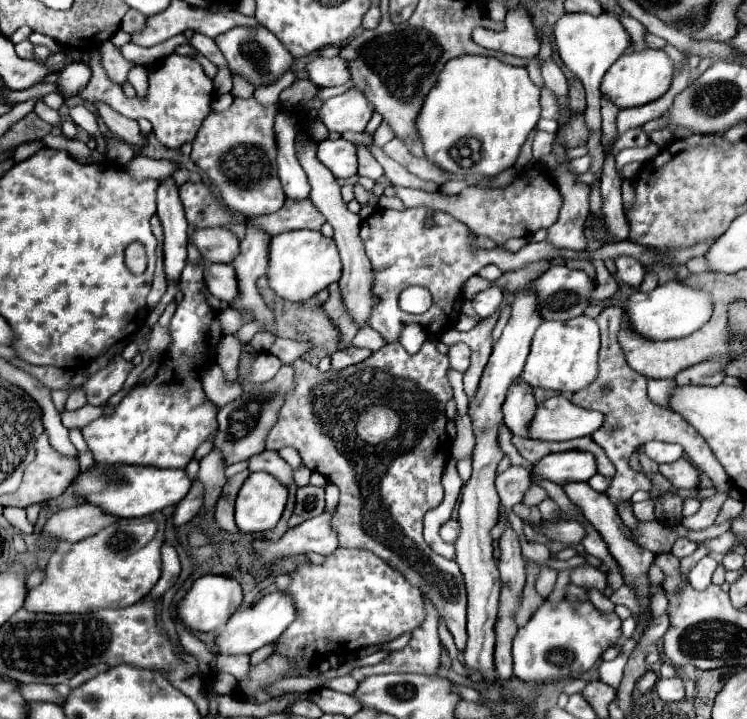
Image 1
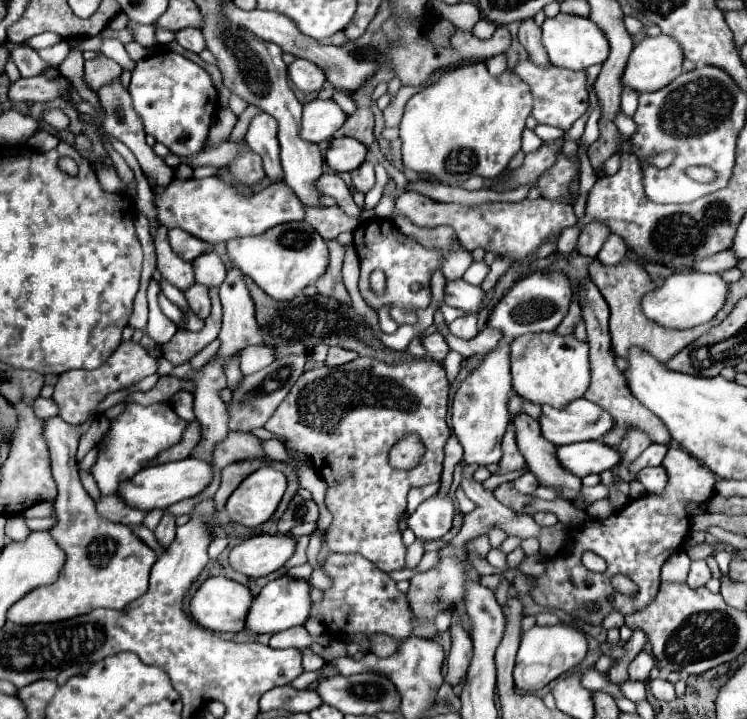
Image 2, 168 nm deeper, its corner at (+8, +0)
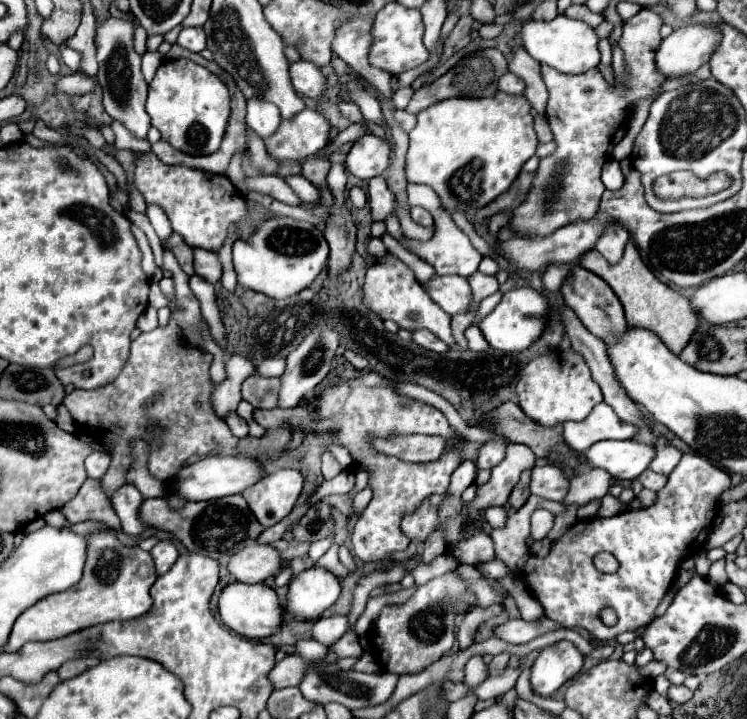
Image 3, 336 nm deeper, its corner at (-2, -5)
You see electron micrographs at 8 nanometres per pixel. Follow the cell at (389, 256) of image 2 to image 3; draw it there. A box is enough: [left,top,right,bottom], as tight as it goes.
[364,254,454,346]

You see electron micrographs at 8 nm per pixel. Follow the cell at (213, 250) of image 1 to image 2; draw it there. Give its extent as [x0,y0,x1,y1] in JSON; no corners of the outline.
[168,229,212,261]

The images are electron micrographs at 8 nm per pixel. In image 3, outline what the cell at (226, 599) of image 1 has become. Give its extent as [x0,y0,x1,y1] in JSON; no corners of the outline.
[218,584,282,638]

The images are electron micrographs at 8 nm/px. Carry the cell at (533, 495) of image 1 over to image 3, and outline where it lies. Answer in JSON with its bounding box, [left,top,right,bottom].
[564,470,612,504]

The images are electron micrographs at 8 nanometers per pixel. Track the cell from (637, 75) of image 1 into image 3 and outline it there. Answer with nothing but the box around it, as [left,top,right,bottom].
[656,24,720,80]

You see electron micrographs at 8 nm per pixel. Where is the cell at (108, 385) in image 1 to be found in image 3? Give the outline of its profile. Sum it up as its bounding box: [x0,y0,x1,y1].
[64,206,240,496]

